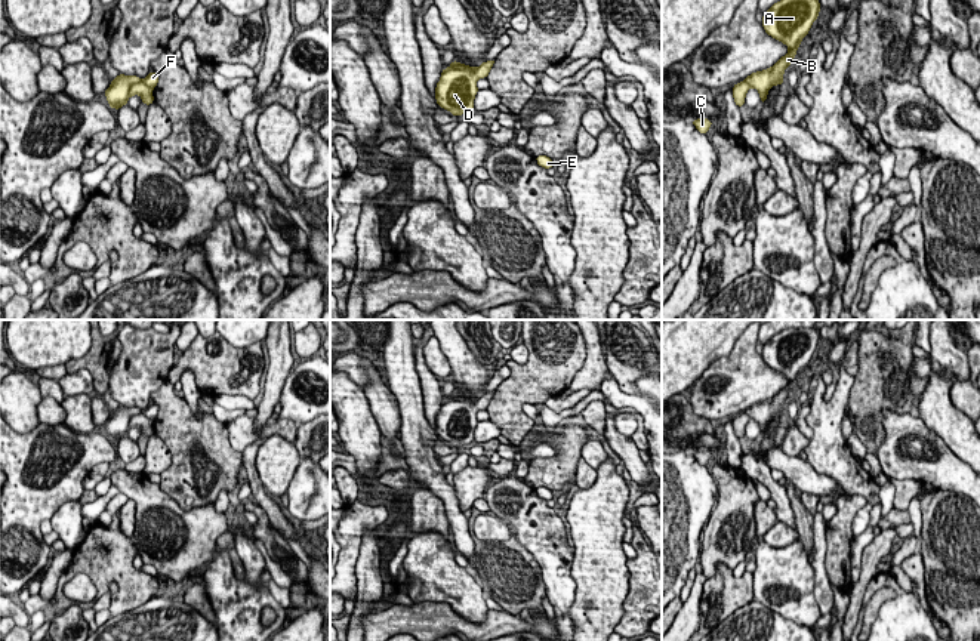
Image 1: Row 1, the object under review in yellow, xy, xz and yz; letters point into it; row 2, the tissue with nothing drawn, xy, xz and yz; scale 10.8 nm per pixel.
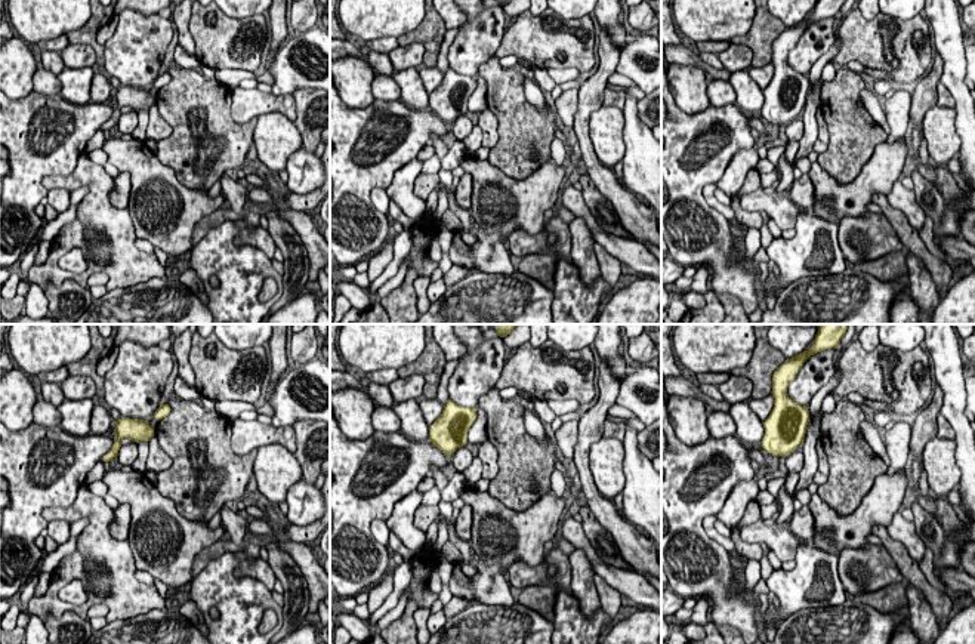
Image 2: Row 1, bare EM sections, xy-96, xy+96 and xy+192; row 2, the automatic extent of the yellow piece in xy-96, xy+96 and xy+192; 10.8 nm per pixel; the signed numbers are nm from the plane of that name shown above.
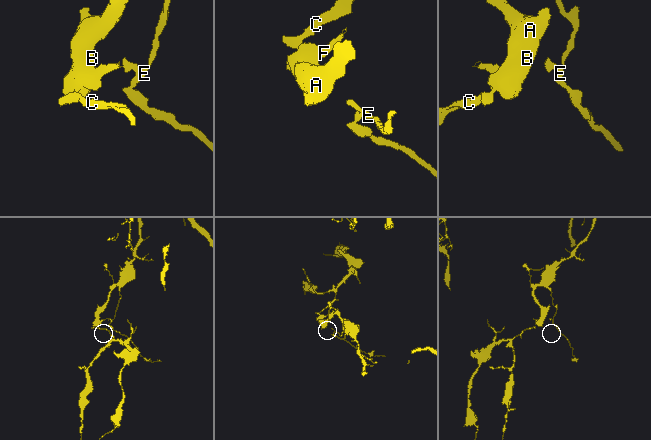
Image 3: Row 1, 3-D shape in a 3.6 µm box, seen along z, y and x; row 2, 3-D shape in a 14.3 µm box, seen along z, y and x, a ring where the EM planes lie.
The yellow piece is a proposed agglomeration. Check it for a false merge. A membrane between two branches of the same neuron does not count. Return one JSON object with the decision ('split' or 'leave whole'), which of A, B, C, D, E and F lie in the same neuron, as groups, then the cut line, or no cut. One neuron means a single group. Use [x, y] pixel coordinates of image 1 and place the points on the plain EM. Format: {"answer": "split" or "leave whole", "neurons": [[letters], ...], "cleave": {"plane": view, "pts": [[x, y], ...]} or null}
{"answer": "split", "neurons": [["A", "B", "D", "E", "F"], ["C"]], "cleave": {"plane": "xy", "pts": [[151, 421], [142, 413], [136, 413], [128, 428]]}}

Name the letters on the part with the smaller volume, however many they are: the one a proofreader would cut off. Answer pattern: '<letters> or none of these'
C

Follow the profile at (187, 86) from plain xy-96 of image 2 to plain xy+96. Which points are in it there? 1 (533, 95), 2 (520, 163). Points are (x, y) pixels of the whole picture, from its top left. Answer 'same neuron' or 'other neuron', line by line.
1: other neuron
2: same neuron

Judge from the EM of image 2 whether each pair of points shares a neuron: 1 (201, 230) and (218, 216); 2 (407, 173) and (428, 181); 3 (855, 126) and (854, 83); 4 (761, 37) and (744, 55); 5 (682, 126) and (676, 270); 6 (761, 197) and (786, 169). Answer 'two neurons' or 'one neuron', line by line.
1: one neuron
2: two neurons
3: one neuron
4: two neurons
5: two neurons
6: two neurons

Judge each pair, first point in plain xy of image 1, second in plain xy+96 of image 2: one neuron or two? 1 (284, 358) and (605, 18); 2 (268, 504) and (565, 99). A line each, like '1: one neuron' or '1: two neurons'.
1: two neurons
2: two neurons

